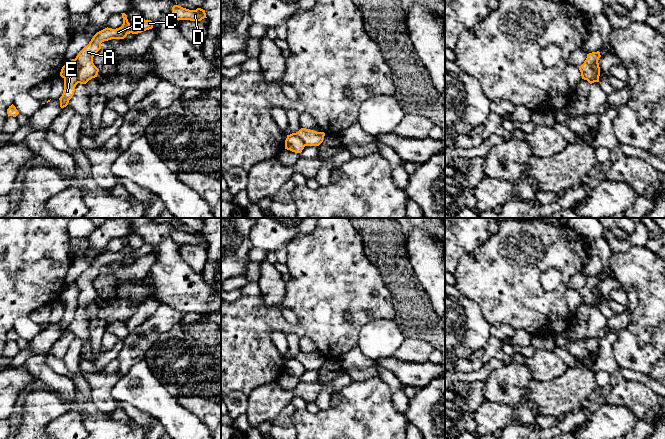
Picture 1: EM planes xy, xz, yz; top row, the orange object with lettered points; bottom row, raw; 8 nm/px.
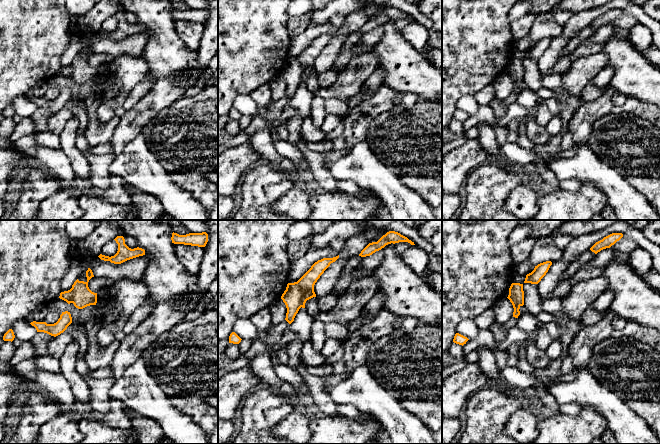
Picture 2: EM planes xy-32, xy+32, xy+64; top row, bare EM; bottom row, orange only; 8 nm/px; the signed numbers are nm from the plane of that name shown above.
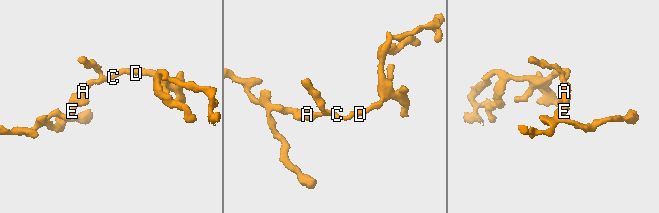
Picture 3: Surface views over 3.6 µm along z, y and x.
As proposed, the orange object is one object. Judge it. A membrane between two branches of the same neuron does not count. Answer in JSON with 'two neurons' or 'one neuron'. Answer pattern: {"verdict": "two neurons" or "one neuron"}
{"verdict": "two neurons"}

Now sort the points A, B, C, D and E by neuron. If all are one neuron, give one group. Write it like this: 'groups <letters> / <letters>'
groups A B C D / E

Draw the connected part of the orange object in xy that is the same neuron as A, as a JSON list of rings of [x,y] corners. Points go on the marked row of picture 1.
[[[121,13],[123,24],[116,29],[105,28],[97,32],[89,44],[85,46],[76,56],[78,63],[78,83],[86,84],[92,78],[97,77],[99,69],[93,63],[94,55],[101,49],[101,43],[111,39],[124,39],[128,34],[138,34],[153,28],[151,20],[143,20],[139,25],[132,27],[128,22],[127,15]]]

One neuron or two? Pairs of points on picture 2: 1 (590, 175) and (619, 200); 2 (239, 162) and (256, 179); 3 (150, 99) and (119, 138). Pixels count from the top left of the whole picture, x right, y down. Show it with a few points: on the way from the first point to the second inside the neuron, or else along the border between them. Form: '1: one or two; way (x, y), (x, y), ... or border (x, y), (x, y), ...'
1: one; way (598, 177), (613, 192)
2: two; border (248, 170), (240, 181)
3: one; way (145, 109), (129, 128)

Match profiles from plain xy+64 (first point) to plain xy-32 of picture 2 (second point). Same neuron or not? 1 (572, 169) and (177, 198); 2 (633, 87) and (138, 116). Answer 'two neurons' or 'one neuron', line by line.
1: one neuron
2: two neurons

